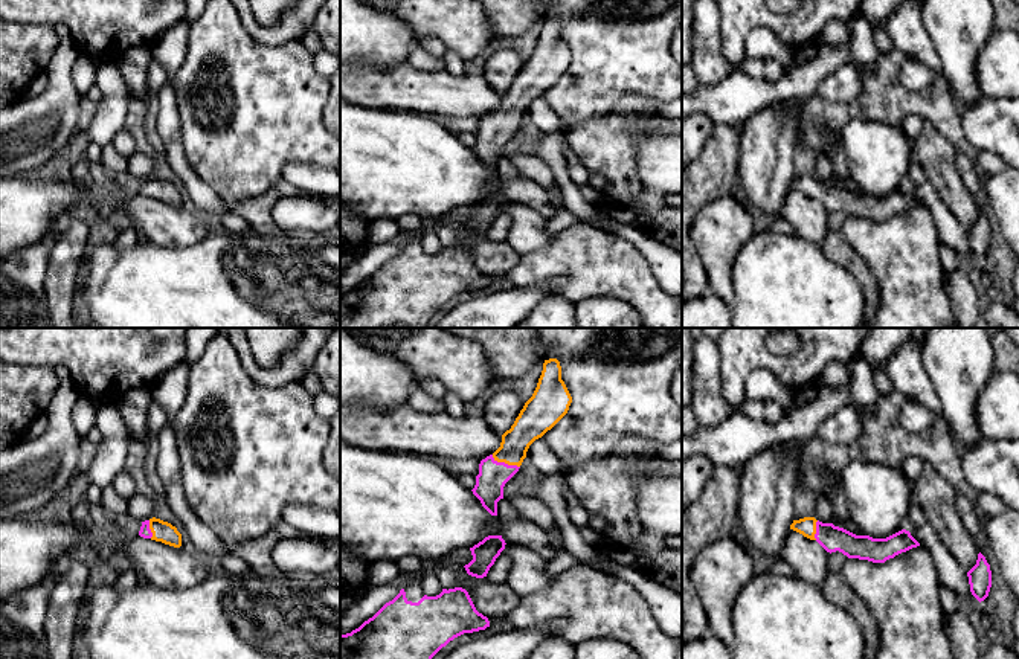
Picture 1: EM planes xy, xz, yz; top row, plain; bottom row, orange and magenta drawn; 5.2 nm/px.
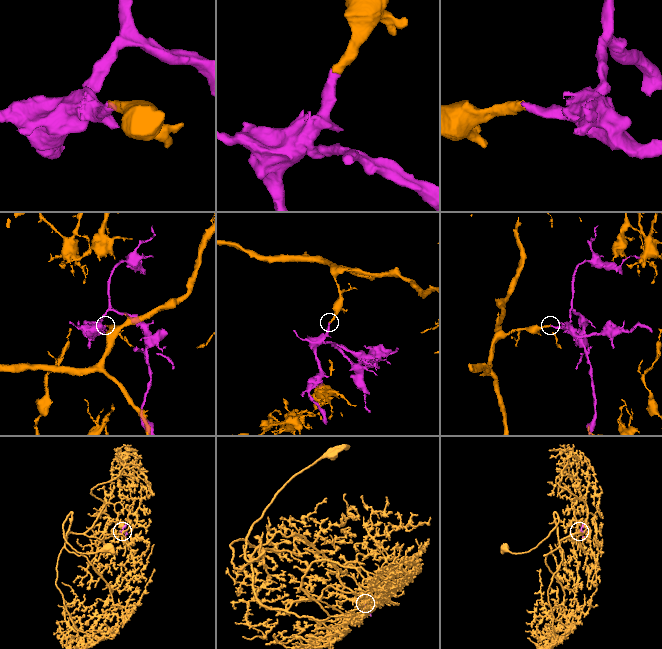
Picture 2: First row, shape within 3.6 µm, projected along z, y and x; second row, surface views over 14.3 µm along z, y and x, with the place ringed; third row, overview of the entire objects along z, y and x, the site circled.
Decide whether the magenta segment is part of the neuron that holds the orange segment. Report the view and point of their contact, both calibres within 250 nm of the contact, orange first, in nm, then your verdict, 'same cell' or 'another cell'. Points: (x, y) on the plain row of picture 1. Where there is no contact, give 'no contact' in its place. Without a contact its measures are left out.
xz (505, 121) | 160/150 nm | same cell

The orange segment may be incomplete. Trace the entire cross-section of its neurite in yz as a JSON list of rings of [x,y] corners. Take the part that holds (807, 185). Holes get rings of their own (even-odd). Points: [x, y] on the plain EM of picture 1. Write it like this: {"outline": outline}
{"outline": [[[815,175],[793,178],[790,188],[816,198],[827,211],[842,211],[848,217],[885,221],[895,214],[906,211],[920,201],[909,189],[902,188],[886,197],[873,197],[870,194],[856,194],[833,182],[822,182]]]}

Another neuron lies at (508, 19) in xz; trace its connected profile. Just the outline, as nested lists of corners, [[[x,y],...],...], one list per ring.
[[[479,0],[494,37],[514,38],[545,21],[540,0]]]

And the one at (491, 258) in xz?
[[[455,220],[445,221],[438,230],[438,236],[442,247],[465,247],[476,268],[487,276],[505,275],[520,261],[520,255],[506,241],[494,243],[487,235],[471,235],[462,223]]]

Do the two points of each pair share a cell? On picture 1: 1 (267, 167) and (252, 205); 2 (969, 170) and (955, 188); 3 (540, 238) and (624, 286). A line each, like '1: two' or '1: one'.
1: two
2: two
3: two

